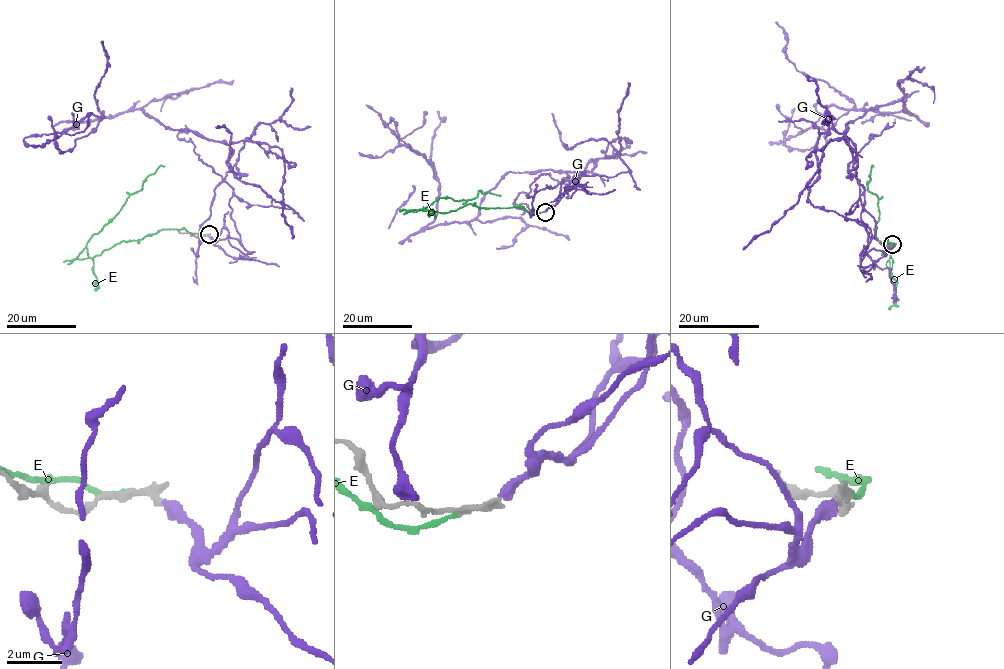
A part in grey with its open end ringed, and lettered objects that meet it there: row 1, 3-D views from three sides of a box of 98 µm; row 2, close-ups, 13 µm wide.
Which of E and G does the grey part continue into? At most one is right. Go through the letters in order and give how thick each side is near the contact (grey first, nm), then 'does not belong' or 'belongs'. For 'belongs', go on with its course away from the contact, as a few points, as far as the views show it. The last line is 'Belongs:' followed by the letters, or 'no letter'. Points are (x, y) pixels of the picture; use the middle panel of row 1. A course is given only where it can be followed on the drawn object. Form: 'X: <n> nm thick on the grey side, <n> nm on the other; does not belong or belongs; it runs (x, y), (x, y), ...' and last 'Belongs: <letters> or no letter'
E: 200 nm thick on the grey side, 180 nm on the other; does not belong
G: 280 nm thick on the grey side, 400 nm on the other; does not belong
Belongs: no letter

